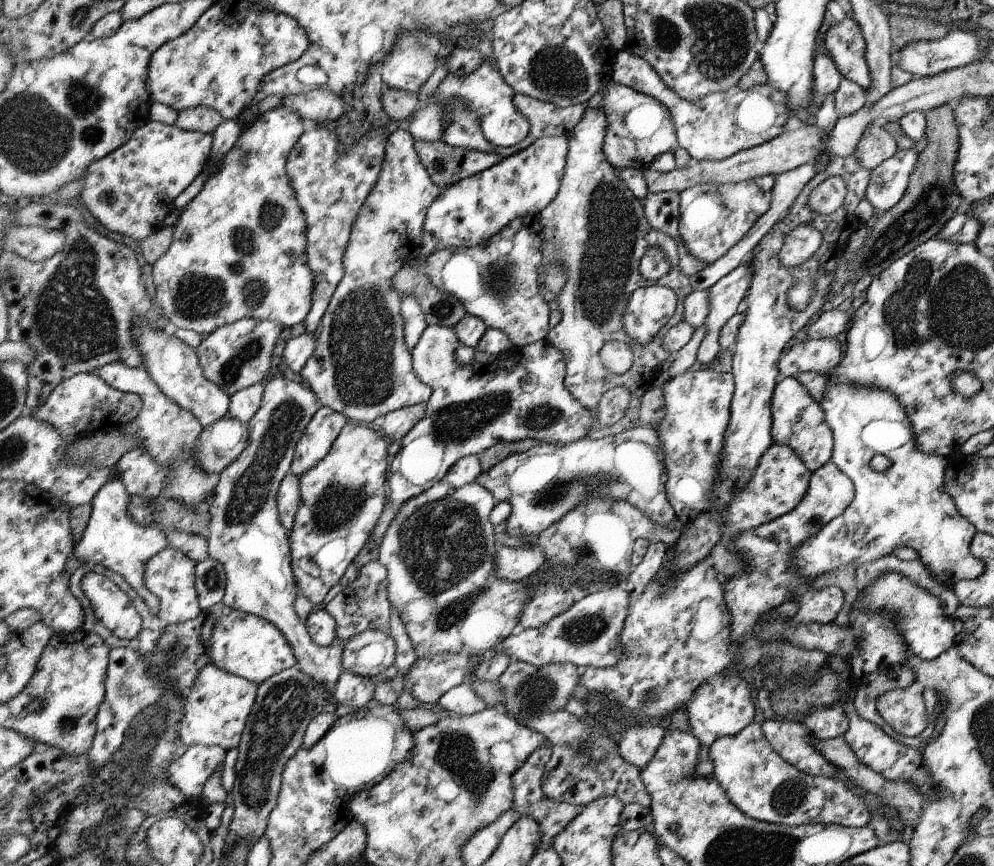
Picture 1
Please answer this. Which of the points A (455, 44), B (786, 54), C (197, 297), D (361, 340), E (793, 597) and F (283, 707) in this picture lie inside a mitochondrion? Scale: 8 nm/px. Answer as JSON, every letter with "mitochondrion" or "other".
{"A":"other","B":"other","C":"mitochondrion","D":"mitochondrion","E":"other","F":"mitochondrion"}

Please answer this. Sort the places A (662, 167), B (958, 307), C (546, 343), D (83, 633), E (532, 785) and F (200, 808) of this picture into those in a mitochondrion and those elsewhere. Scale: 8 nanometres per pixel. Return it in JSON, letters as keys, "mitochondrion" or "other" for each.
{"A":"other","B":"mitochondrion","C":"other","D":"other","E":"other","F":"other"}

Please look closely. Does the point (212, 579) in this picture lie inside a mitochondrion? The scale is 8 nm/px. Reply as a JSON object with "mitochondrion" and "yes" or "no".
{"mitochondrion":"yes"}

